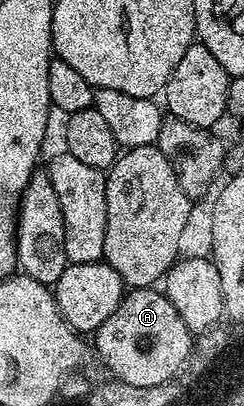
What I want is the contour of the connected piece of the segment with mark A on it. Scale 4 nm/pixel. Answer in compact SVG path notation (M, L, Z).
M134 288L123 293L122 303L98 330L93 331L92 338L103 364L115 379L148 389L170 381L176 368L189 359L192 331L161 289Z

